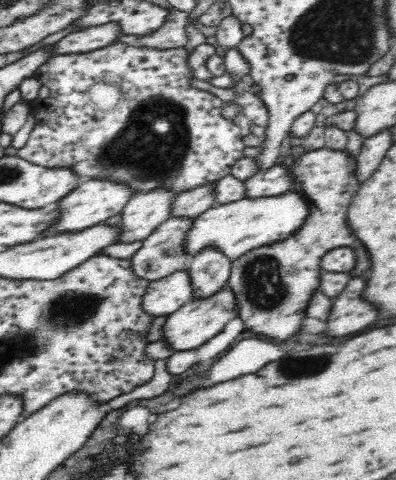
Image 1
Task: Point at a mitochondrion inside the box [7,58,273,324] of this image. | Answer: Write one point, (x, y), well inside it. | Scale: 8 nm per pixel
(152, 145)

